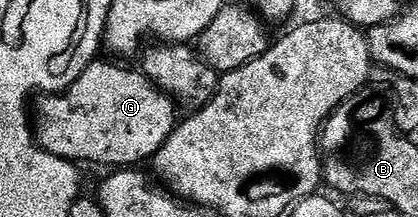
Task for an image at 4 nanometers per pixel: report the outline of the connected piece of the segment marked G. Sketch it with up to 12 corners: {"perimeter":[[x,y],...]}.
{"perimeter":[[92,61],[32,104],[51,155],[128,168],[178,125],[139,69]]}

